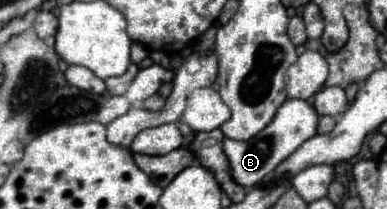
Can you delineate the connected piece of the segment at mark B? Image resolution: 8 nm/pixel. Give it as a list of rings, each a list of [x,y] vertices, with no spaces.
[[[289,98],[285,100],[275,118],[267,124],[265,130],[261,130],[257,136],[253,136],[247,142],[237,142],[237,140],[223,140],[223,152],[229,160],[229,174],[233,178],[233,182],[237,182],[239,186],[243,186],[245,190],[255,188],[257,184],[261,184],[267,176],[271,176],[275,172],[275,168],[289,158],[305,140],[313,138],[317,134],[317,122],[319,116],[315,114],[315,108],[305,102],[305,100],[295,100]]]

